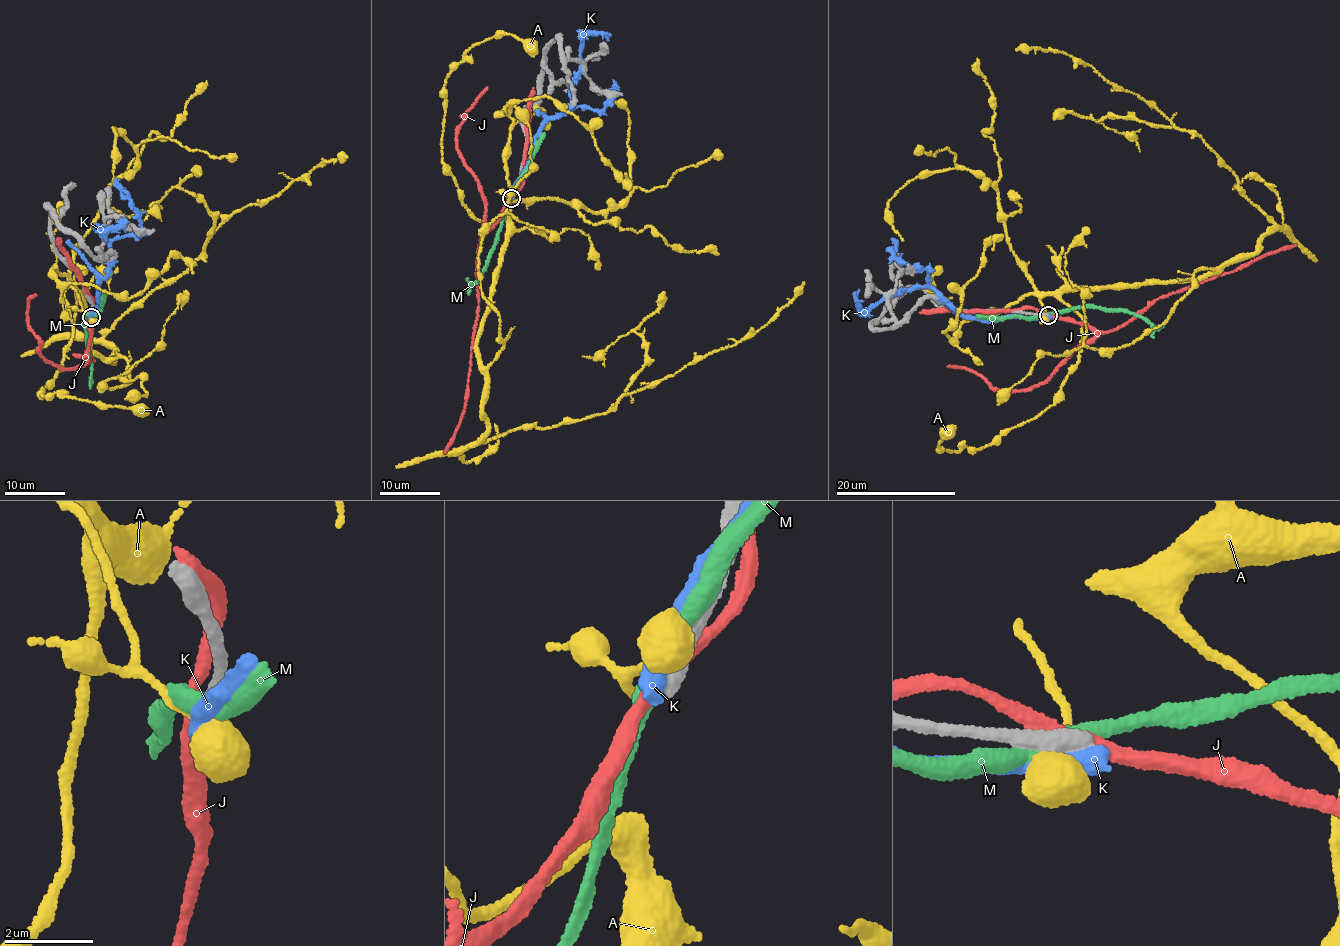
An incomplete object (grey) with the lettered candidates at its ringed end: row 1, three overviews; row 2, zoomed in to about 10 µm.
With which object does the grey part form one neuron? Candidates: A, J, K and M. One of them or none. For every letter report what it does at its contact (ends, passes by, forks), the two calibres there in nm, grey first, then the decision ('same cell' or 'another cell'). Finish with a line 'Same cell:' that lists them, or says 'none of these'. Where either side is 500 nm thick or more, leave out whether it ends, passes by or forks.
A: calibres 600 and 360 nm; another cell
J: calibres 500 and 320 nm; another cell
K: calibres 550 and 550 nm; another cell
M: calibres 550 and 440 nm; another cell
Same cell: none of these

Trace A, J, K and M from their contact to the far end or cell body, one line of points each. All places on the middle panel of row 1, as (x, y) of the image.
A: (512, 193), (477, 343), (489, 425), (480, 442), (606, 412), (751, 337), (804, 282)
J: (511, 196), (502, 217), (481, 243), (476, 262), (478, 309), (470, 346), (467, 398), (444, 453)
K: (511, 194), (541, 124), (571, 107), (571, 87), (584, 38), (597, 34), (609, 40)
M: (513, 192), (483, 275), (472, 283), (466, 280)

